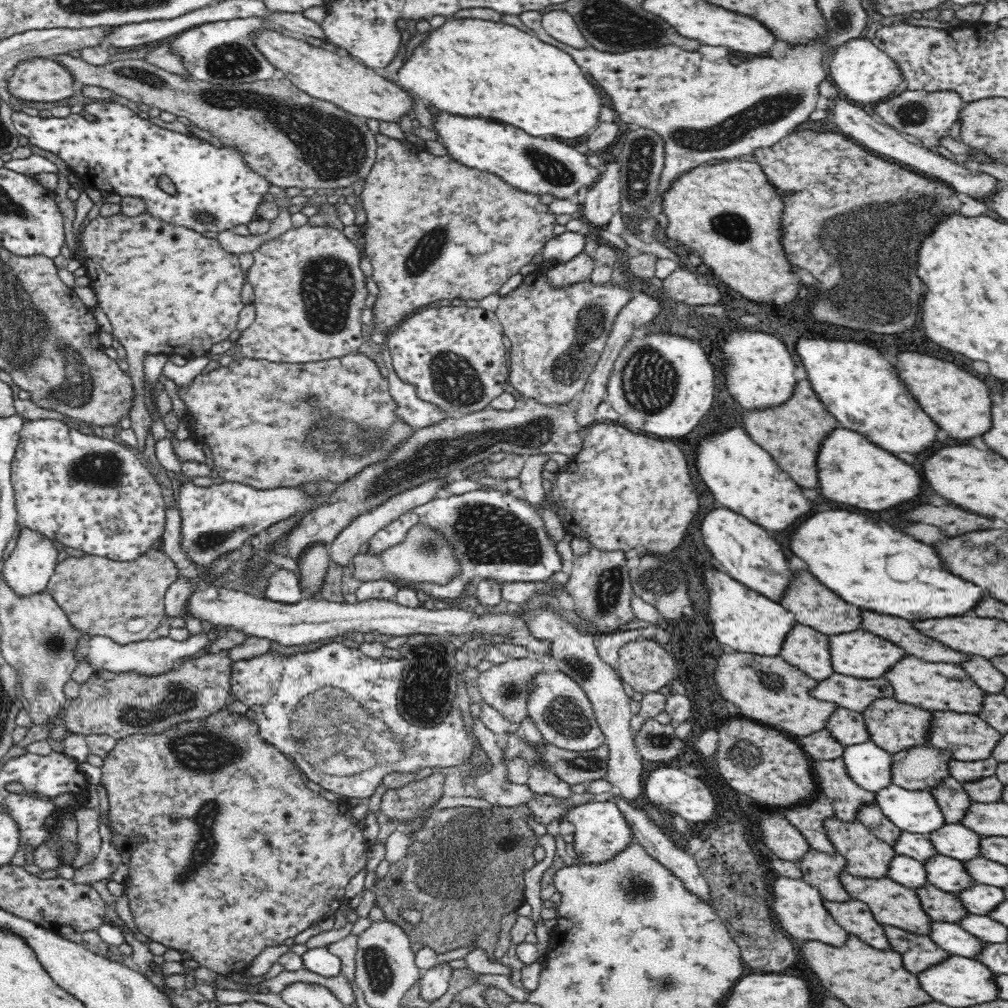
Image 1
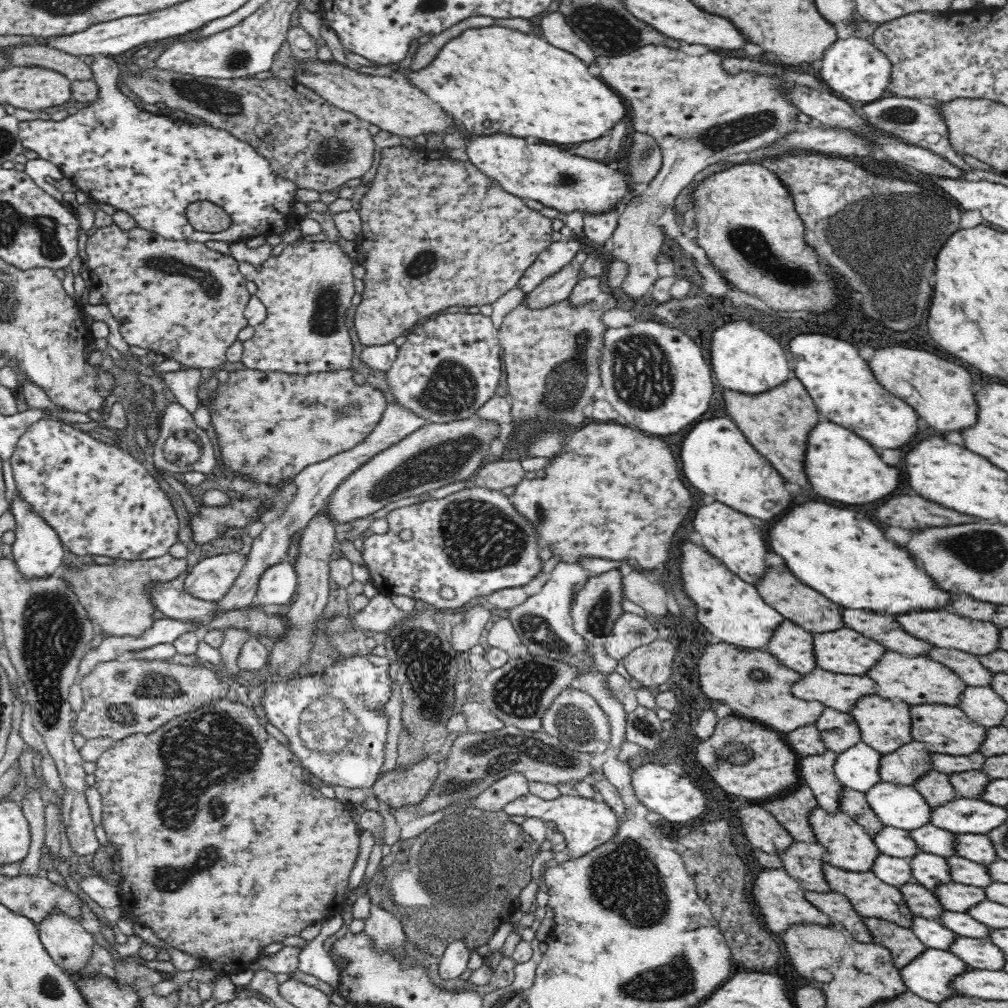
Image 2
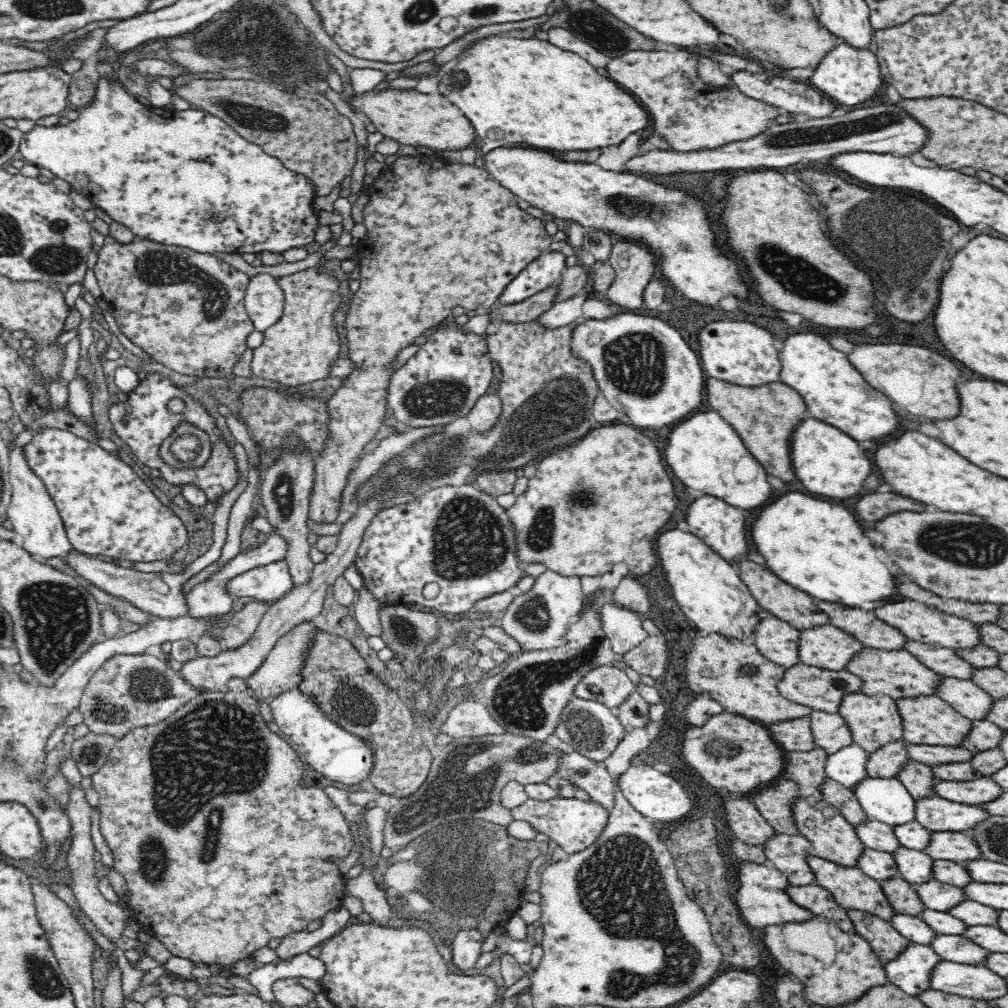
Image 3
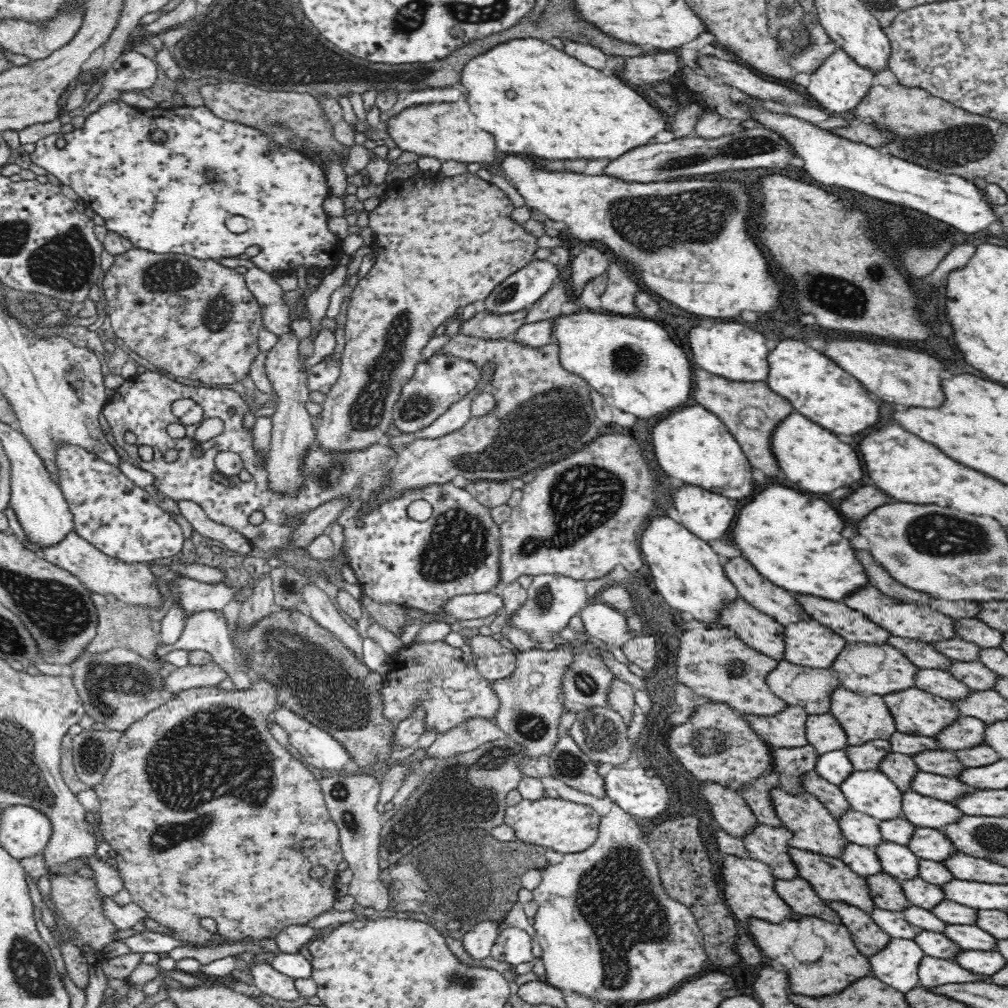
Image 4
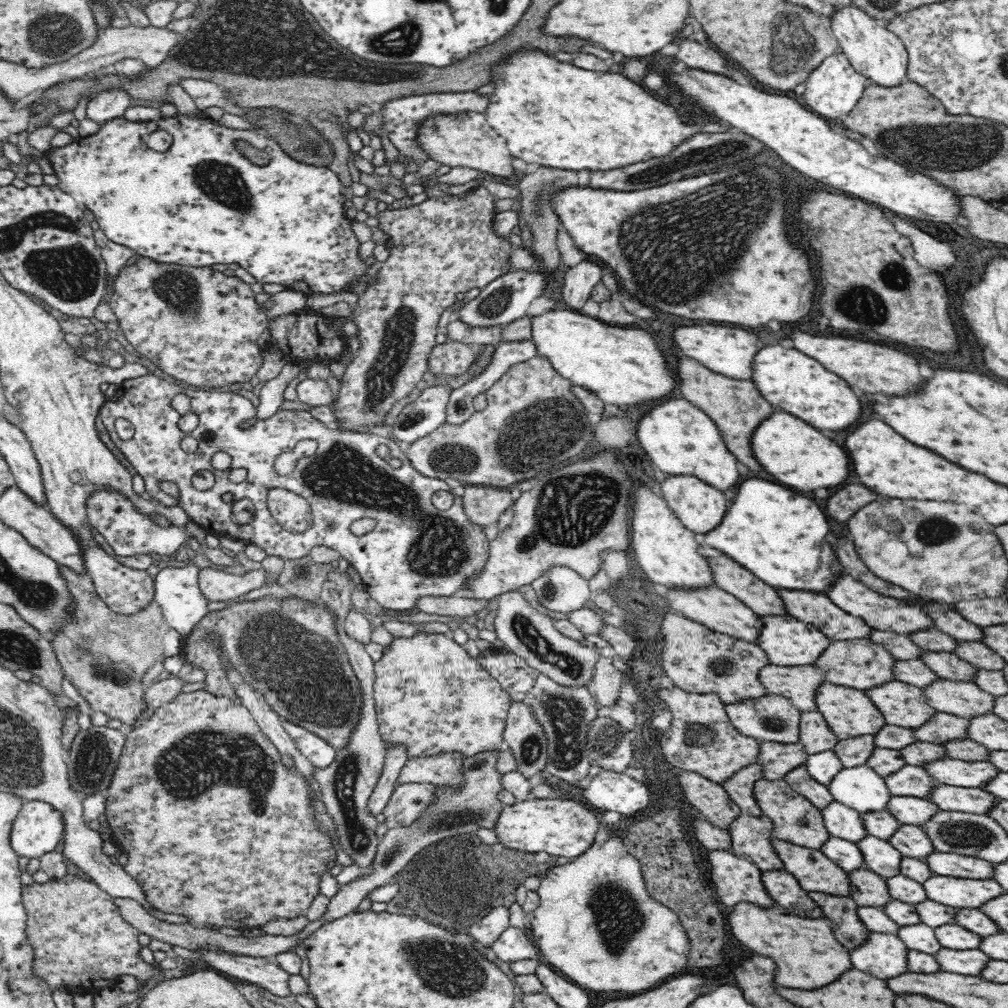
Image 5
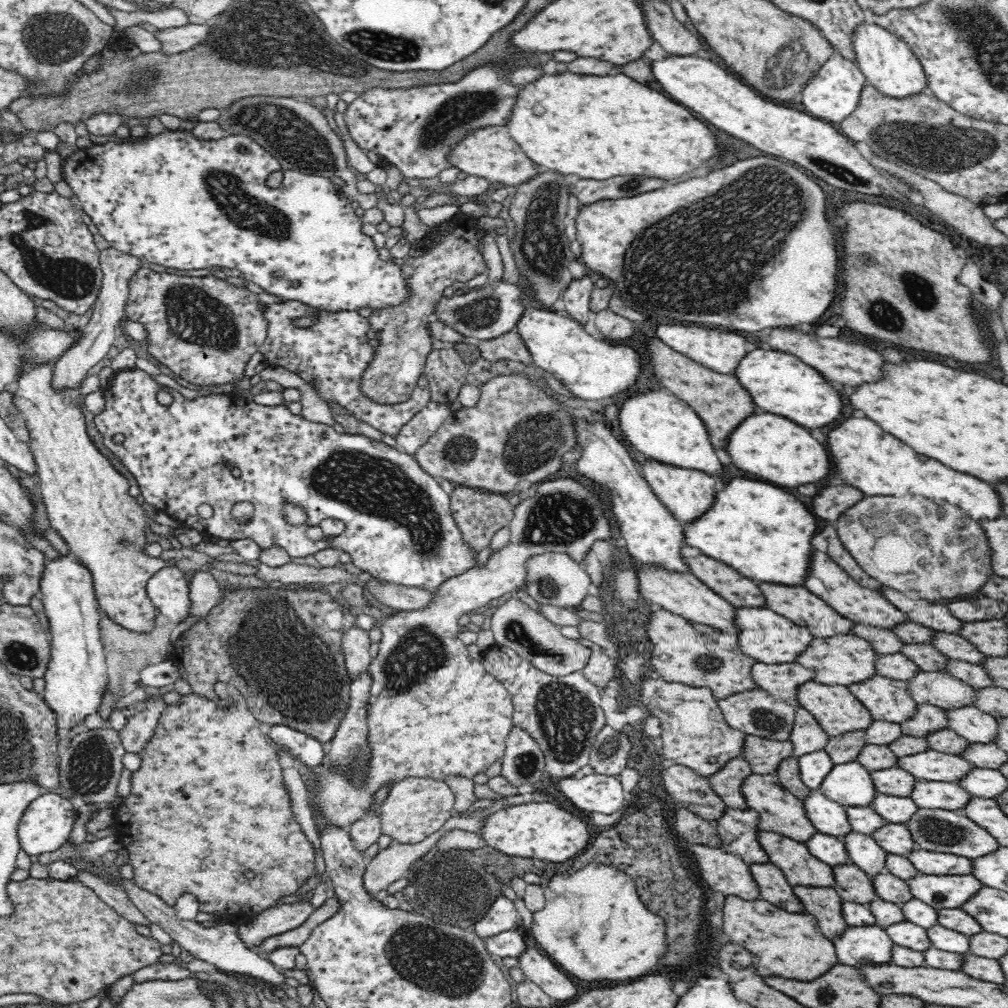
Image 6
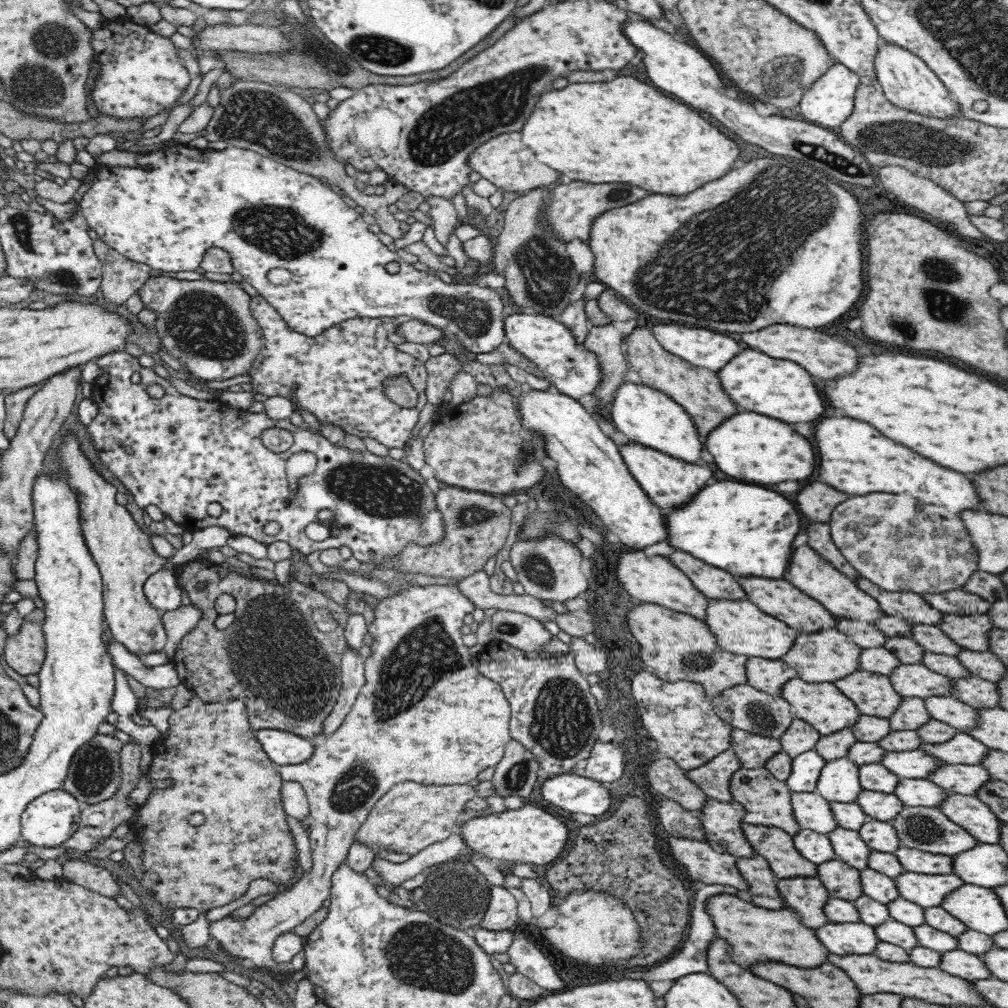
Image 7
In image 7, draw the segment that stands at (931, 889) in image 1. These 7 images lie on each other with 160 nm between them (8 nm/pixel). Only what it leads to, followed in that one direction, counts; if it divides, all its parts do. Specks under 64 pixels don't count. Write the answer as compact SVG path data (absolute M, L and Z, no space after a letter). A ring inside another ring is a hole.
M834 859L817 865L818 877L828 889L829 898L855 901L863 894L860 871Z

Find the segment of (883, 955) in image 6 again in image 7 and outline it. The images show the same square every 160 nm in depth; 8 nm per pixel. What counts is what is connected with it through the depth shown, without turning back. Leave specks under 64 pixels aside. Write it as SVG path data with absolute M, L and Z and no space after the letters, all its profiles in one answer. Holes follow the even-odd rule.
M861 920L857 923L828 923L815 930L817 937L827 950L836 956L848 955L875 955L876 947L880 944L880 939L876 936L875 927L864 924Z

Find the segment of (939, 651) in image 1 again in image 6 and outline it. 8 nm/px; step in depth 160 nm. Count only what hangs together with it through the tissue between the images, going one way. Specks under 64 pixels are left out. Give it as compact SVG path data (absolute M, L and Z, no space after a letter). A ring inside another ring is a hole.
M760 584L760 590L766 596L766 605L770 610L789 618L798 626L808 626L811 633L818 638L828 638L840 635L850 635L856 621L844 618L836 610L832 610L822 598L812 594L802 586L774 586L774 584Z

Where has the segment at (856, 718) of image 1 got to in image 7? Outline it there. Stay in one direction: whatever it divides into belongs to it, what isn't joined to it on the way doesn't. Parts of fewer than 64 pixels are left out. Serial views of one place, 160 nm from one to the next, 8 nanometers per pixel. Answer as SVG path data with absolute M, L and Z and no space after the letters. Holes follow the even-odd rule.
M794 717L789 729L782 735L782 749L792 758L814 750L822 735L809 722Z

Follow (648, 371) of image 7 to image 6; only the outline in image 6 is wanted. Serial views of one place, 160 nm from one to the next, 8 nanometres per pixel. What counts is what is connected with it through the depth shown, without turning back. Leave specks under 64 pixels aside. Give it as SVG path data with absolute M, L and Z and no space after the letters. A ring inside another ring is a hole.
M660 340L648 342L648 354L650 354L650 364L652 364L654 374L660 380L660 384L666 386L681 401L690 404L698 412L698 416L704 420L704 424L710 432L712 446L714 446L714 450L718 450L718 456L726 468L726 478L728 478L728 460L730 460L728 452L726 452L728 436L732 434L732 430L738 428L740 422L744 422L750 414L754 414L754 402L752 402L748 390L742 388L742 384L738 382L736 376L716 374L716 372L700 366L698 362L678 354L676 350L670 350L668 345Z

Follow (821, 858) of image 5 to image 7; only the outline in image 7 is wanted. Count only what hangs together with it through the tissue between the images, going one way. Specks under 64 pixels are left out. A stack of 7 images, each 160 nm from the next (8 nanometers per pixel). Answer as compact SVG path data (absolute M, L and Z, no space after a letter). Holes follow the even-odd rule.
M744 822L741 827L756 854L768 861L778 879L818 877L817 865L798 852L785 830Z

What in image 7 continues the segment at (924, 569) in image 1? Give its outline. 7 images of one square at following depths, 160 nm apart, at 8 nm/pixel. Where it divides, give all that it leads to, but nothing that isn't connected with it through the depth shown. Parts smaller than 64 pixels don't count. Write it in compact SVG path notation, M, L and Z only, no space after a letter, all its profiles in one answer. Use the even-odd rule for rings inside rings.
M730 480L706 486L690 506L682 506L674 510L670 516L666 516L666 520L670 532L670 546L690 552L694 558L700 558L730 574L766 576L766 578L784 578L792 556L792 542L800 534L800 526L802 526L794 504L786 500L782 494L762 486L730 482Z

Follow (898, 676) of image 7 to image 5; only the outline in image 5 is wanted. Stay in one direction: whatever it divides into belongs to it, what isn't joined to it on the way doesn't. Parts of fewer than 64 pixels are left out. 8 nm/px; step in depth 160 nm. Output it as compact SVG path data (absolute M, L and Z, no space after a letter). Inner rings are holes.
M940 679L925 688L926 702L937 712L962 718L994 713L995 696L974 682Z

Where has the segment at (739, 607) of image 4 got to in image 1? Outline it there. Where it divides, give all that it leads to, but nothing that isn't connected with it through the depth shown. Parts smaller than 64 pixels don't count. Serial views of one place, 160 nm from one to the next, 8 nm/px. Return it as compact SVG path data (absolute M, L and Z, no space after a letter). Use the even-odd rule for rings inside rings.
M796 624L786 635L781 657L814 680L826 680L834 672L829 636L810 626Z

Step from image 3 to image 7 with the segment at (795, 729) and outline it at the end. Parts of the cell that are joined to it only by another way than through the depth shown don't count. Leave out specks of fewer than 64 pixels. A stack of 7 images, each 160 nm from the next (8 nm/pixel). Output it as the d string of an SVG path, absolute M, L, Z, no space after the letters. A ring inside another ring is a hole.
M749 684L733 686L711 698L711 701L716 714L733 728L766 738L781 739L795 717L792 705L783 696L775 697Z

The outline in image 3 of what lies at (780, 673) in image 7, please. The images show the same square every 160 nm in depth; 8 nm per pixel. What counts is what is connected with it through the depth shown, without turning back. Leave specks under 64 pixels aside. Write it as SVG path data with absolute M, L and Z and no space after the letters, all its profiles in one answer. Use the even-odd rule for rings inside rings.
M800 663L799 665L786 669L782 680L778 683L778 690L784 698L802 704L804 707L836 714L839 712L842 699L846 694L860 693L862 685L863 680L847 670L824 670Z

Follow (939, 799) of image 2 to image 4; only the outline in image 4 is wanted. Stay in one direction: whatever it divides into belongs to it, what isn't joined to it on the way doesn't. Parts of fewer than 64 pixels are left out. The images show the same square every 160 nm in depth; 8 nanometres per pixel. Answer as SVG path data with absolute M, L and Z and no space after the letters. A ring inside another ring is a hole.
M899 752L888 753L880 763L879 770L882 771L903 792L910 792L912 781L919 768L913 757Z

